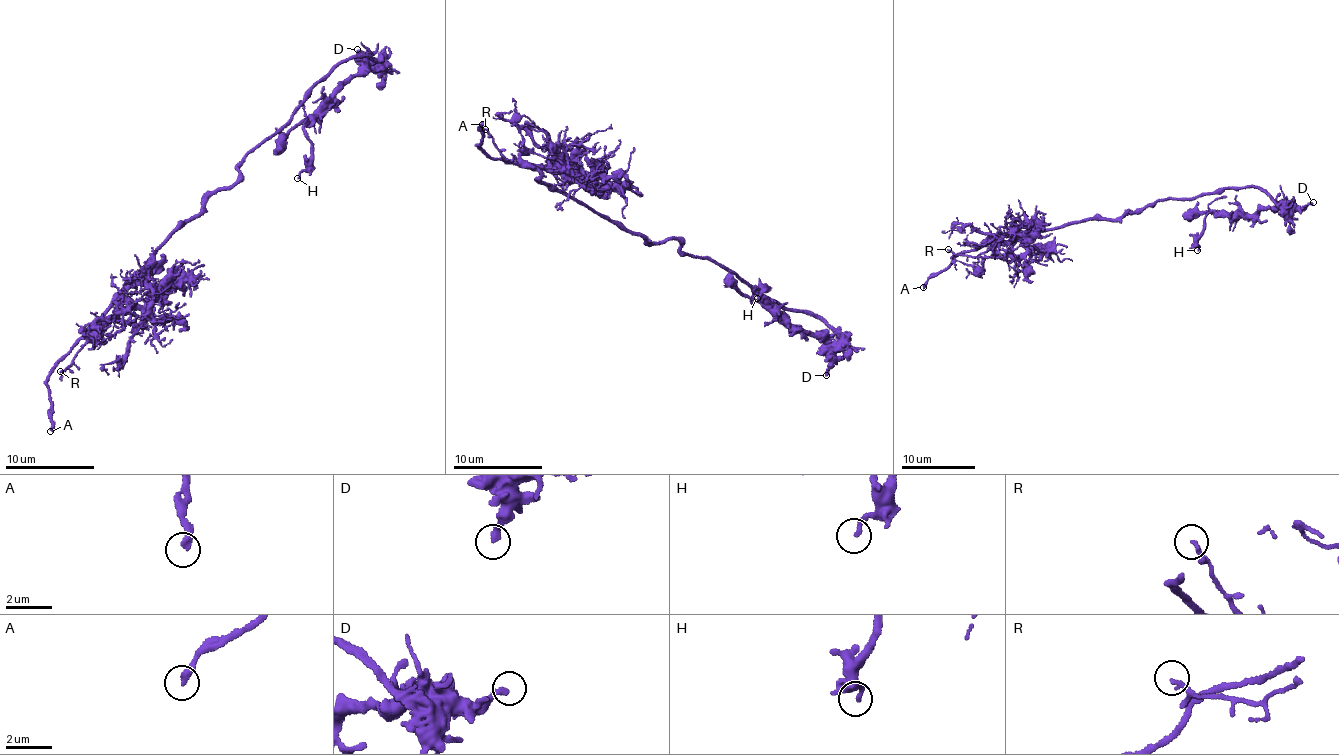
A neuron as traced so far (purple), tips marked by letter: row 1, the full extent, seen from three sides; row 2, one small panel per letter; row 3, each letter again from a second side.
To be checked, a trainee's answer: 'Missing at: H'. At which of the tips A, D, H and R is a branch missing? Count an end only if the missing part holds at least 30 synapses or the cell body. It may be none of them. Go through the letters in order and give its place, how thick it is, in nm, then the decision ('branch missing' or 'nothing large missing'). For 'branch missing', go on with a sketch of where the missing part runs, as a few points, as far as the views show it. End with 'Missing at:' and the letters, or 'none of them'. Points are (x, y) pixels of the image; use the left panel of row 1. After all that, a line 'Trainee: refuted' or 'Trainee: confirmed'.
A: place (50, 431); calibre 280 nm; branch missing
D: place (357, 49); calibre 280 nm; nothing large missing
H: place (297, 178); calibre 190 nm; nothing large missing
R: place (60, 371); calibre 150 nm; nothing large missing
Missing at: A
Trainee: refuted

